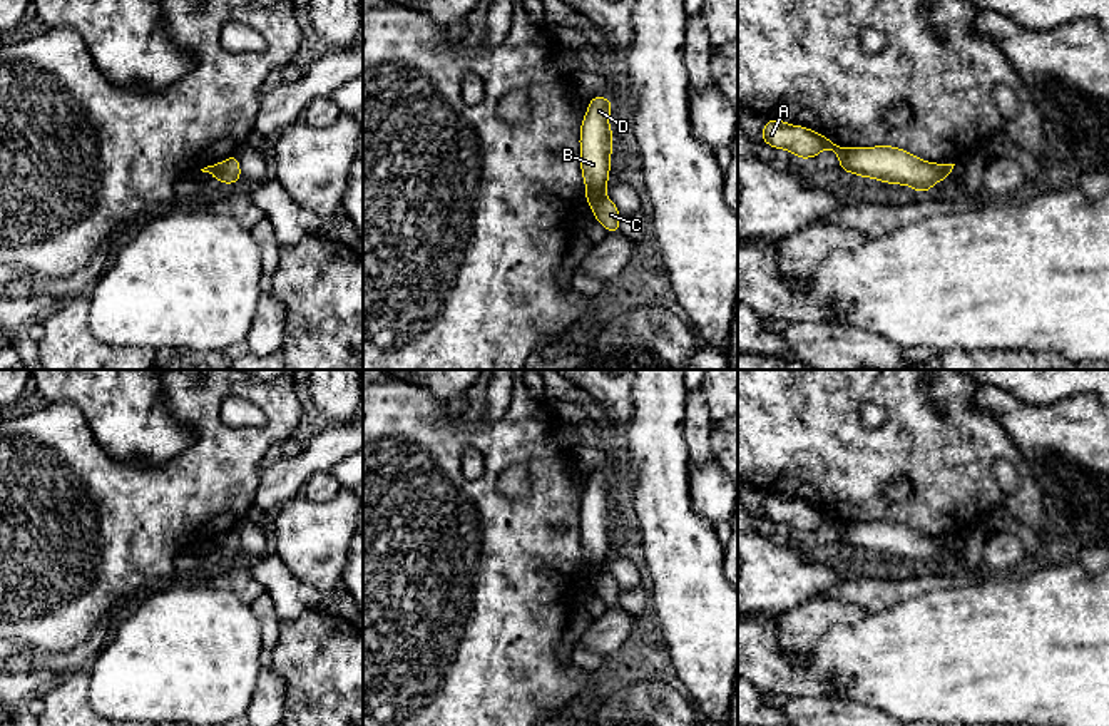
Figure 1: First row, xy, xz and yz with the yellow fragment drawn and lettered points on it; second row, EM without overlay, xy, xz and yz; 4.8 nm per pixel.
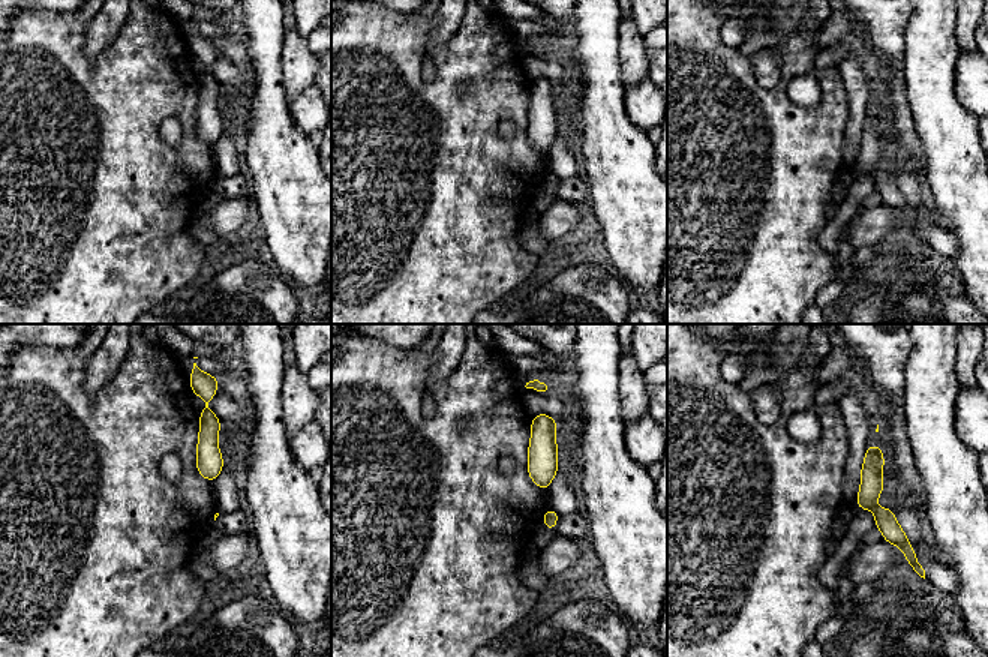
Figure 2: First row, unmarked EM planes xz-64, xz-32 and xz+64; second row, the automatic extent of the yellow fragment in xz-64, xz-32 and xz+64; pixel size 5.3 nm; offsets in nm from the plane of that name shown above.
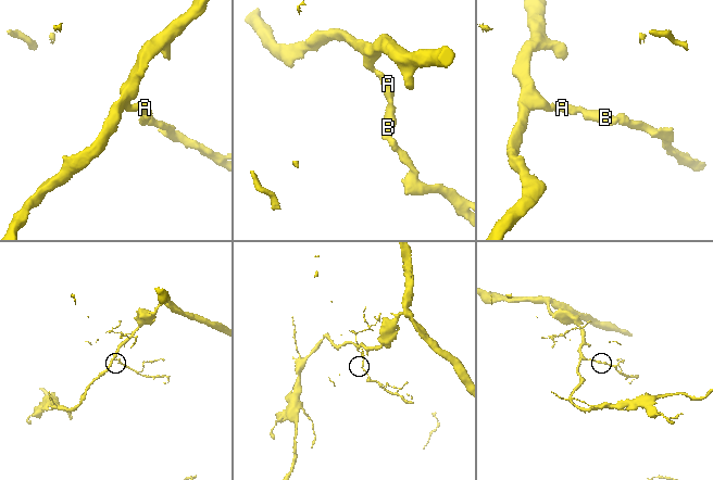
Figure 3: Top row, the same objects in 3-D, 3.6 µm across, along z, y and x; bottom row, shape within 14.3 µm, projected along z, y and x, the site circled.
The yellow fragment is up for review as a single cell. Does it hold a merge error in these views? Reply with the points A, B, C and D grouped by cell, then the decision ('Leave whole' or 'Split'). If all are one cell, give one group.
Groups: A B D / C. Split

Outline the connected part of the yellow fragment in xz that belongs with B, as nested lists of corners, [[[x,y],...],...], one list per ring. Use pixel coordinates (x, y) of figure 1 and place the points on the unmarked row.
[[[594,470],[589,475],[585,492],[580,497],[580,545],[585,557],[585,577],[597,575],[611,550],[612,504],[609,502],[609,485],[616,482],[604,470]]]

